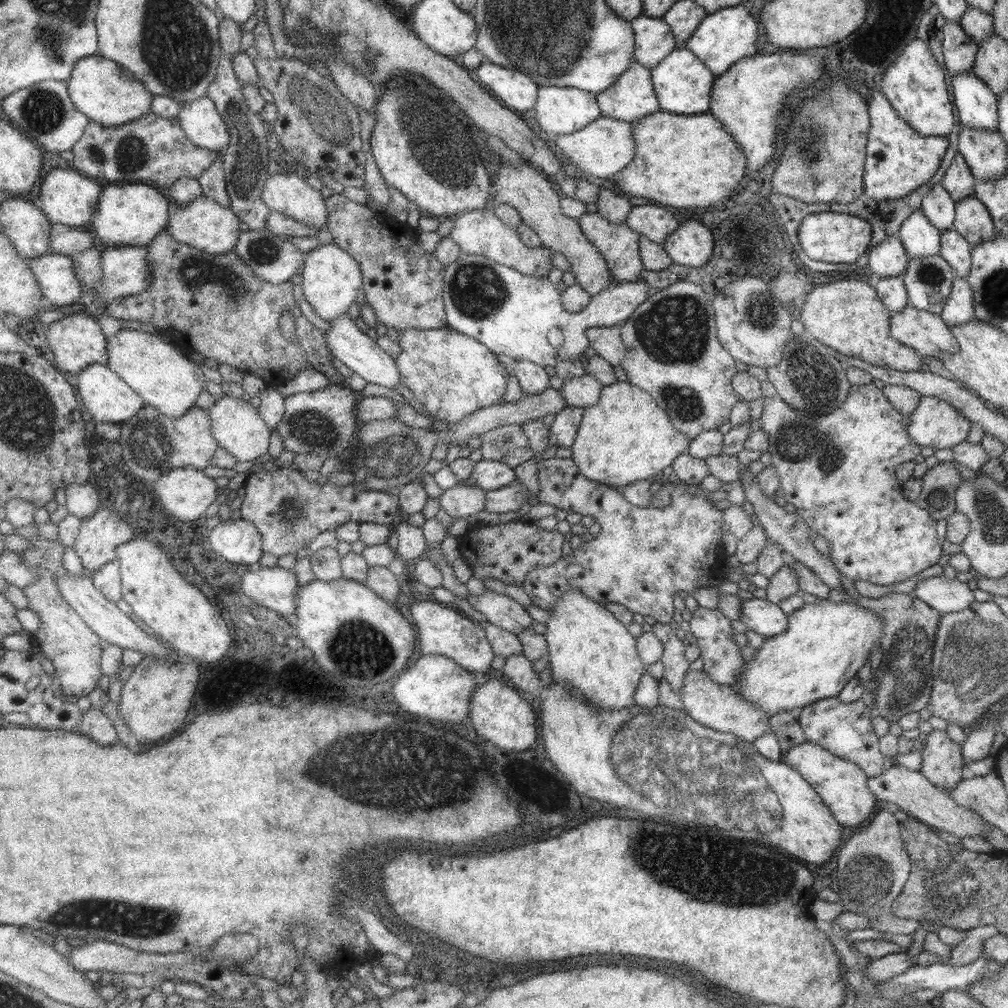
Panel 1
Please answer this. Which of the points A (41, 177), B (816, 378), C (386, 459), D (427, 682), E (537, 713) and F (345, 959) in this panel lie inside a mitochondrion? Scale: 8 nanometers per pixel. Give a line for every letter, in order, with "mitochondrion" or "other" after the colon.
A: other
B: mitochondrion
C: mitochondrion
D: other
E: other
F: other

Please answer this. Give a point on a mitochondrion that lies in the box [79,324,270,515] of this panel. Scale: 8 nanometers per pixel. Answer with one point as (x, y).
(151, 446)

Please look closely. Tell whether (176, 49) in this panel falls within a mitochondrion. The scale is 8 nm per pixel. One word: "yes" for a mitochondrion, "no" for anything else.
yes

